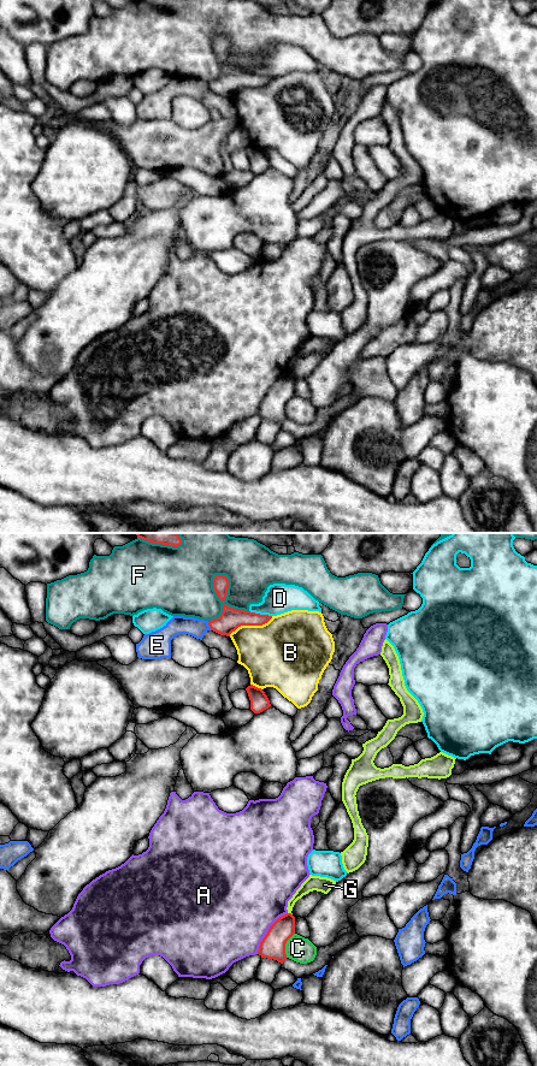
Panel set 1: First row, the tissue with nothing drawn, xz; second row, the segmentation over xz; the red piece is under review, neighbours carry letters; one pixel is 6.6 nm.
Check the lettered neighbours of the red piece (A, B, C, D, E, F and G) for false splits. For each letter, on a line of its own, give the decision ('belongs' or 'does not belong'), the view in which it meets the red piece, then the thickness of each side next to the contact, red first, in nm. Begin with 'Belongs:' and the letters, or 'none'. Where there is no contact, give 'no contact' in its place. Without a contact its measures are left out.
Belongs: none
A: does not belong; meets red in xz; 160 nm thick on the red side, 500 nm on the other
B: does not belong; meets red in xz; 150 nm thick on the red side, 420 nm on the other
C: does not belong; meets red in xz; 160 nm thick on the red side, 170 nm on the other
D: does not belong; meets red in xz; 150 nm thick on the red side, 200 nm on the other
E: does not belong; meets red in xz; 150 nm thick on the red side, 130 nm on the other
F: does not belong; meets red in xz; 110 nm thick on the red side, 340 nm on the other
G: does not belong; meets red in xz; 160 nm thick on the red side, 100 nm on the other

